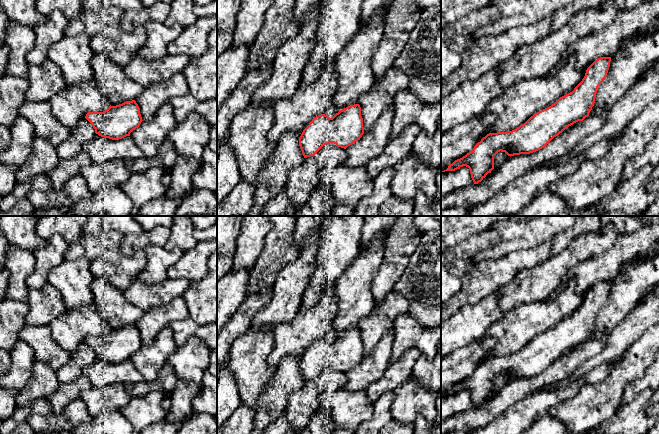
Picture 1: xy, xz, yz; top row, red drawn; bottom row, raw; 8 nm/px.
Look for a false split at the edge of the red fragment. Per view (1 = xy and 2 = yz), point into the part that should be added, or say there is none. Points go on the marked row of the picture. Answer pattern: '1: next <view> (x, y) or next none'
1: next none
2: next none

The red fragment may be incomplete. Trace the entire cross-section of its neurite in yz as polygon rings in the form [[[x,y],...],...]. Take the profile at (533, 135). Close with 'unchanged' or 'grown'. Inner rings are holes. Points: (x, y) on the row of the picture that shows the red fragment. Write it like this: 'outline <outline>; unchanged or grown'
outline [[[611,57],[598,58],[587,68],[584,78],[572,92],[535,113],[512,131],[487,134],[471,152],[441,172],[455,171],[466,166],[474,184],[478,184],[494,169],[494,156],[498,152],[505,152],[511,157],[544,148],[566,128],[589,116],[597,89],[607,76],[610,62]]]; unchanged

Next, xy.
outline [[[135,100],[116,106],[110,105],[103,112],[88,112],[85,118],[91,123],[96,134],[112,140],[130,136],[143,121]]]; unchanged

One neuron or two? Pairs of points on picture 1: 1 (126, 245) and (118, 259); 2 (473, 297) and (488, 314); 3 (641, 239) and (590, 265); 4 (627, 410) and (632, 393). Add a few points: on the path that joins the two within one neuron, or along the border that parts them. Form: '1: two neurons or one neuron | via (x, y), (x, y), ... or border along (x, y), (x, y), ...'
1: two neurons | border along (121, 250), (123, 252), (143, 251)
2: two neurons | border along (490, 294), (474, 304), (466, 304), (456, 312)
3: one neuron | via (628, 250), (610, 264), (603, 265)
4: two neurons | border along (629, 402), (625, 404)

